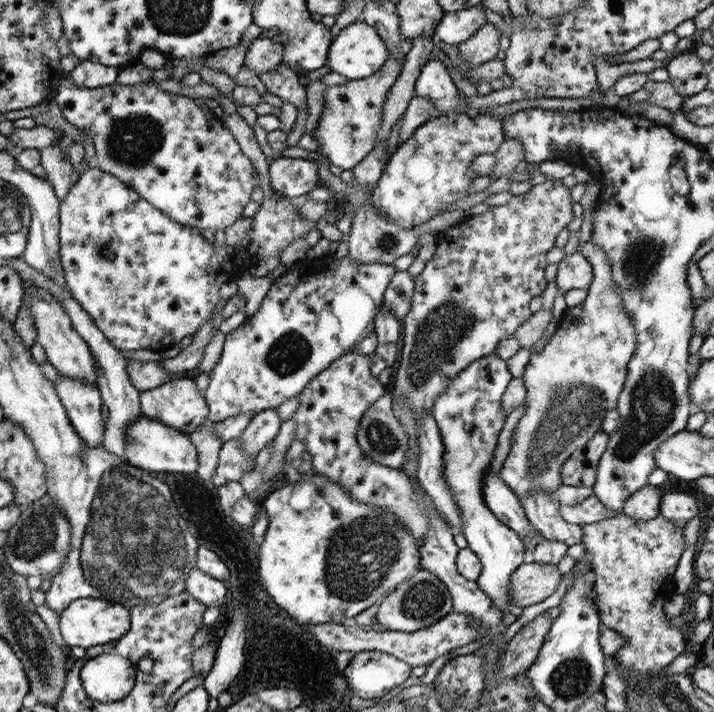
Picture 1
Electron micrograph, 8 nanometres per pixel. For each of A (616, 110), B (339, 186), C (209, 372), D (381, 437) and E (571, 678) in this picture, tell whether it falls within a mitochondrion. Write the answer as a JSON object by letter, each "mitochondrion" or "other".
{"A":"other","B":"other","C":"other","D":"mitochondrion","E":"mitochondrion"}

